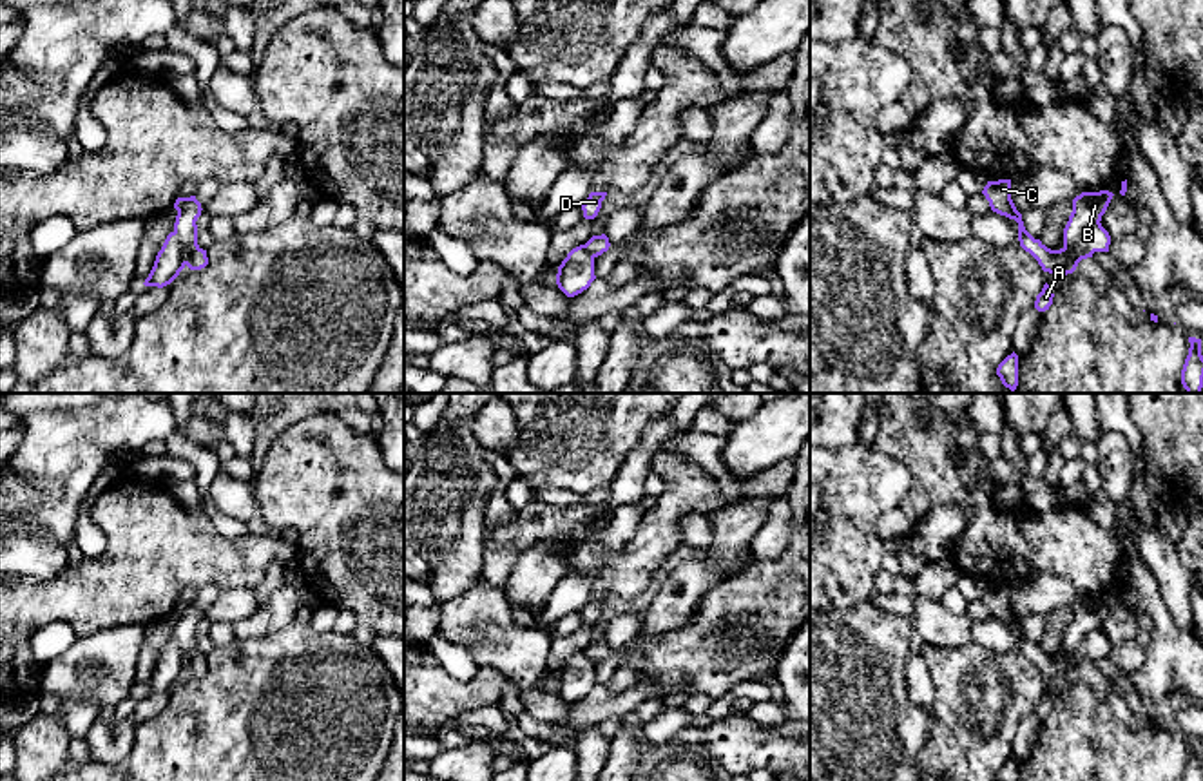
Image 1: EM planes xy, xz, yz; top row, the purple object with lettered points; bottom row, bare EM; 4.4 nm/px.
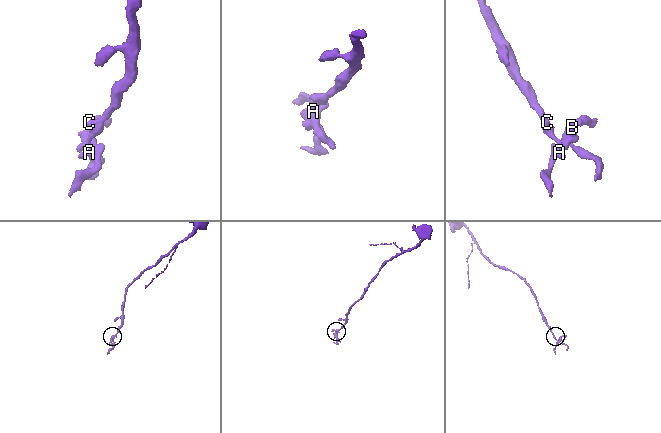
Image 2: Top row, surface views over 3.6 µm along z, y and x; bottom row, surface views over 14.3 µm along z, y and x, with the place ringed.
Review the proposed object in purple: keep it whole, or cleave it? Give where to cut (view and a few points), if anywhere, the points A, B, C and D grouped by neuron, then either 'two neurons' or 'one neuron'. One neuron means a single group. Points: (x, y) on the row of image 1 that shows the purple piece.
yz (1098, 221), (1064, 249) | A B / C D | two neurons

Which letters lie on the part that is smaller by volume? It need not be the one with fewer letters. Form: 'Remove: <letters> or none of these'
Remove: A, B

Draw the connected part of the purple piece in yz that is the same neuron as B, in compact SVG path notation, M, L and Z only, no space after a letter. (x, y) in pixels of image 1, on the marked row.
M1100 190L1082 192L1073 199L1073 212L1063 228L1063 248L1073 246L1089 227L1102 221L1112 196L1109 190Z

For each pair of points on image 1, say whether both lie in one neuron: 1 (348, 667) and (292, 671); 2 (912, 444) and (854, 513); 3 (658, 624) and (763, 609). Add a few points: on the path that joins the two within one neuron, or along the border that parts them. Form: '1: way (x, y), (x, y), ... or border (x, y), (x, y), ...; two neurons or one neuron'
1: way (334, 671), (307, 671); one neuron
2: border (870, 444), (910, 472), (912, 488), (899, 504); two neurons
3: border (712, 586), (700, 598), (685, 624), (647, 636); two neurons

